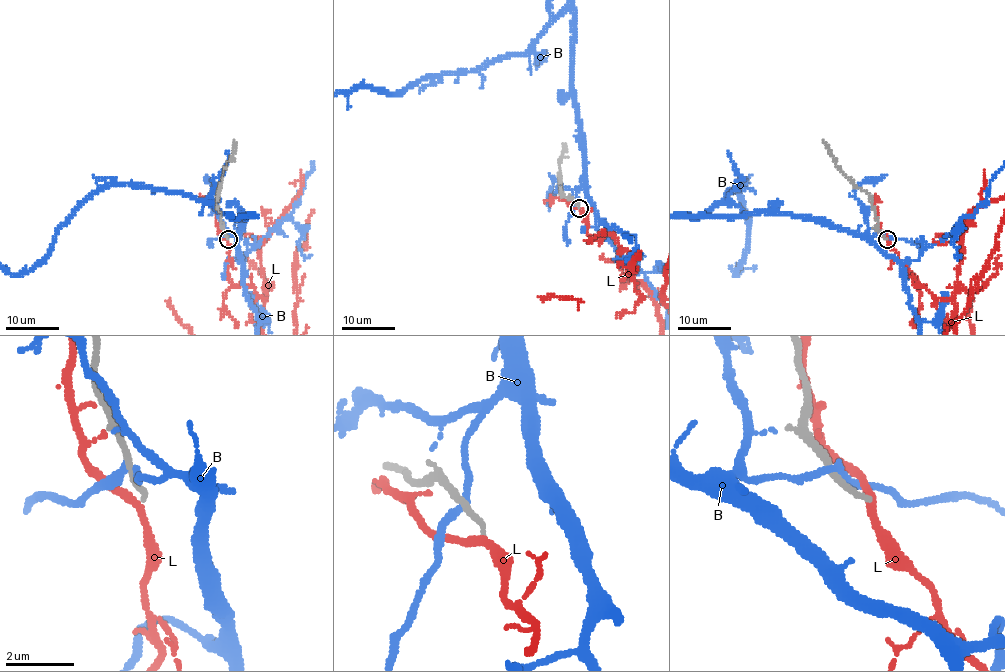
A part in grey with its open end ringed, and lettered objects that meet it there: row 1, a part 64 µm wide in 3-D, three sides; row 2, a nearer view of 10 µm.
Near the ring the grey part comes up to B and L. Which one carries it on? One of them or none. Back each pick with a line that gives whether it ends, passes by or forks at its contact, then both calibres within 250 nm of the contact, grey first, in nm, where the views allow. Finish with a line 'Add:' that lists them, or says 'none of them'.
Add: none of them

